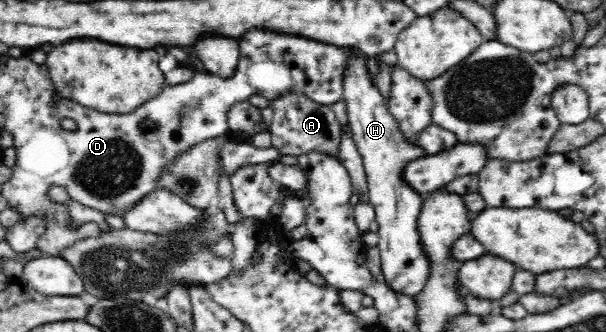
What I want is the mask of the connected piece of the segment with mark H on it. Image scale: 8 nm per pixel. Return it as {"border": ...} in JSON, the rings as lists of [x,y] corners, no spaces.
{"border":[[[349,48],[349,61],[347,61],[347,69],[345,69],[345,79],[343,79],[343,103],[347,108],[348,123],[352,138],[359,150],[366,171],[366,181],[368,184],[368,195],[371,206],[375,208],[375,219],[379,226],[377,233],[379,234],[379,254],[381,254],[381,267],[384,279],[386,279],[387,287],[395,290],[399,294],[407,294],[416,296],[427,283],[427,279],[431,277],[431,261],[425,254],[422,247],[422,240],[419,236],[418,218],[424,203],[421,194],[417,193],[413,187],[403,178],[407,163],[415,159],[419,159],[426,153],[419,147],[415,146],[403,136],[403,132],[399,130],[397,120],[393,118],[391,112],[387,109],[387,100],[381,96],[376,85],[373,85],[368,75],[366,66],[367,55],[364,55],[358,49]]]}

